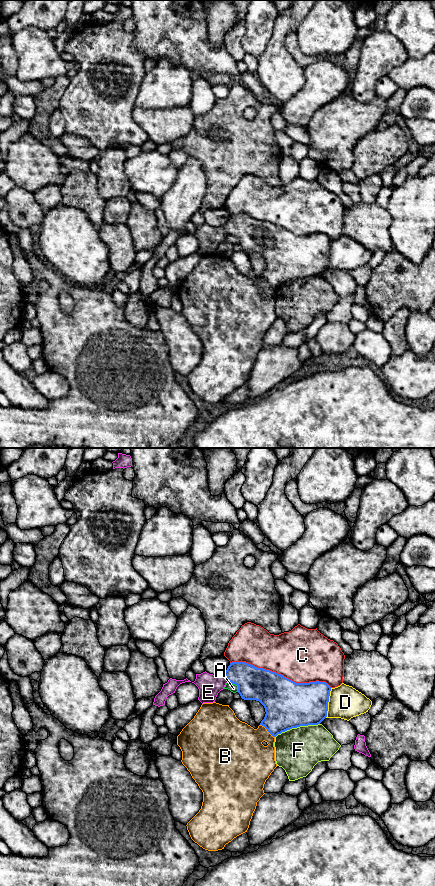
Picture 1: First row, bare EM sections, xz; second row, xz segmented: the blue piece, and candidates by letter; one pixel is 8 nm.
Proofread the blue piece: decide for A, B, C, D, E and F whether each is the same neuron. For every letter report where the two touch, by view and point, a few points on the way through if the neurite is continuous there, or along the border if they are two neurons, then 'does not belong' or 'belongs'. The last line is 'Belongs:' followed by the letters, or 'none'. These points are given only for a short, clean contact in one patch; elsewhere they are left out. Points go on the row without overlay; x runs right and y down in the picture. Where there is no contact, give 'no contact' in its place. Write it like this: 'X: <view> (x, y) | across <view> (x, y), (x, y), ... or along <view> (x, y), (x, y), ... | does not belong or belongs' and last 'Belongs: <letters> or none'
A: xz (235, 236) | along xz (228, 233), (235, 236), (238, 243) | does not belong
B: xz (267, 282) | does not belong
C: xz (280, 226) | does not belong
D: xz (327, 255) | does not belong
E: xz (226, 230) | does not belong
F: xz (297, 278) | does not belong
Belongs: none

